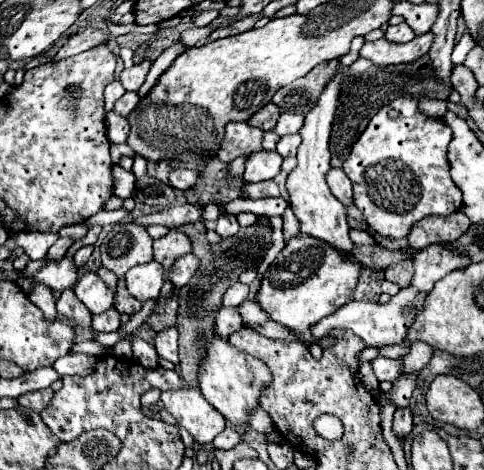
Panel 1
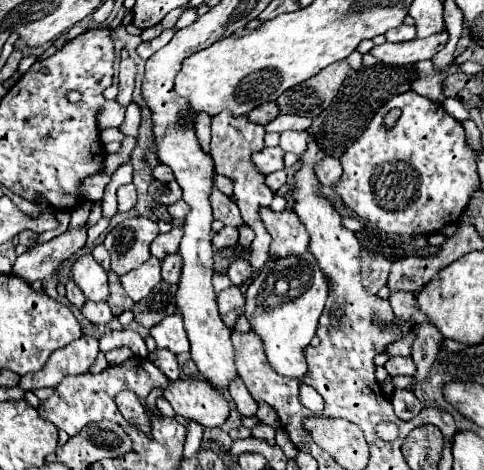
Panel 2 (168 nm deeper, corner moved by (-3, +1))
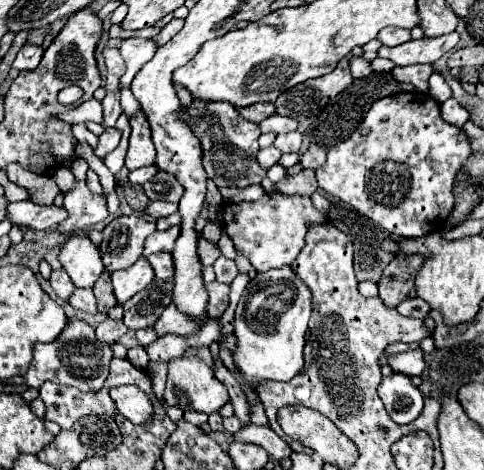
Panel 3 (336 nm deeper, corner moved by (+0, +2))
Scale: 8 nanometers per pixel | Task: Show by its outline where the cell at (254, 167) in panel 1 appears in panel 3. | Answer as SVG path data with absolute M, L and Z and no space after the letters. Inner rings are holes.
M274 146L262 148L262 150L258 152L258 162L260 162L260 166L262 166L264 170L268 170L268 168L272 168L272 166L280 160L280 156L282 156L282 152L280 152L278 148L274 148Z

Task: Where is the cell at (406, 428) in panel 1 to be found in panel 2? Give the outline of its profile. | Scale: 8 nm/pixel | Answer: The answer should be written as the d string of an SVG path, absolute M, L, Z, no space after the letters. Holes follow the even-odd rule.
M395 389L391 395L391 405L399 419L413 419L423 409L423 403L409 389Z

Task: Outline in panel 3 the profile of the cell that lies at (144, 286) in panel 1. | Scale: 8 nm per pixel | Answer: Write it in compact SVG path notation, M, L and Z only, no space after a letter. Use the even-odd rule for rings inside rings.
M140 258L136 264L112 274L112 286L118 302L130 300L136 292L144 290L154 280L154 270L146 258Z

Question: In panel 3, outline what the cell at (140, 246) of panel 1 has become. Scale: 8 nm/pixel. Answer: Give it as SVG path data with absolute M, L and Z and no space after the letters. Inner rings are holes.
M118 216L102 230L100 254L104 268L116 272L132 266L144 250L144 240L156 232L156 224L140 216Z

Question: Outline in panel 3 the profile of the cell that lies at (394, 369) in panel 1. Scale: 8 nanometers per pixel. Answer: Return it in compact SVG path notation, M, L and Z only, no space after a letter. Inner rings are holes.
M420 348L408 350L408 352L400 352L394 356L388 356L388 366L394 372L406 374L406 376L420 376L424 370L424 354Z

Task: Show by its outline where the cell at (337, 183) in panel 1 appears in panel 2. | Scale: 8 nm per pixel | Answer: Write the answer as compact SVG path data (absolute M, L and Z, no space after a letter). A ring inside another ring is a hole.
M327 155L327 157L323 157L323 161L319 161L315 165L313 171L315 171L315 177L319 179L319 183L323 183L327 187L333 187L333 183L341 175L341 163L339 163L339 159Z

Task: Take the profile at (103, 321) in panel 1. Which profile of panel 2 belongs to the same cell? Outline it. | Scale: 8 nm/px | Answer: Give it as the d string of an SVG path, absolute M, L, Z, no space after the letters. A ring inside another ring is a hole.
M85 301L85 305L81 307L81 313L87 321L97 323L97 325L107 325L113 319L113 313L109 309L109 305L105 301L95 303L95 301Z

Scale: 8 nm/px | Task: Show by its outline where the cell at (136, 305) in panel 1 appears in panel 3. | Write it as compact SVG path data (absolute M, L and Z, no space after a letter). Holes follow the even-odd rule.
M104 270L94 286L94 294L96 294L96 300L98 300L98 312L102 314L108 314L110 308L116 306L116 296L114 296L114 290L112 290L112 284L110 284L110 272Z

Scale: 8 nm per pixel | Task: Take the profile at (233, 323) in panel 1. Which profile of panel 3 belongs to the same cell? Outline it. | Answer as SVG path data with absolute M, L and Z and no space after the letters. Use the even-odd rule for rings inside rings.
M210 282L210 284L206 284L206 290L208 290L208 296L210 296L208 298L208 316L212 320L218 320L230 304L230 298L228 298L230 286L220 284L220 282Z

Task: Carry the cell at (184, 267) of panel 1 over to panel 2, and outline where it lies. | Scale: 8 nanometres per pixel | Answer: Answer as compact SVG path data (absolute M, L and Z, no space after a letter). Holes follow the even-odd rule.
M177 253L167 255L161 261L161 277L165 283L177 283L179 281L179 271L181 271L181 259Z

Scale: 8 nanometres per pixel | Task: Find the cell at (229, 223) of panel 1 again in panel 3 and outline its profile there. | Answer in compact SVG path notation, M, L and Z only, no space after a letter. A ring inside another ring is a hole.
M200 238L198 242L198 256L200 256L200 262L202 266L210 266L216 262L216 258L220 256L220 246L216 242L210 242L206 238Z

